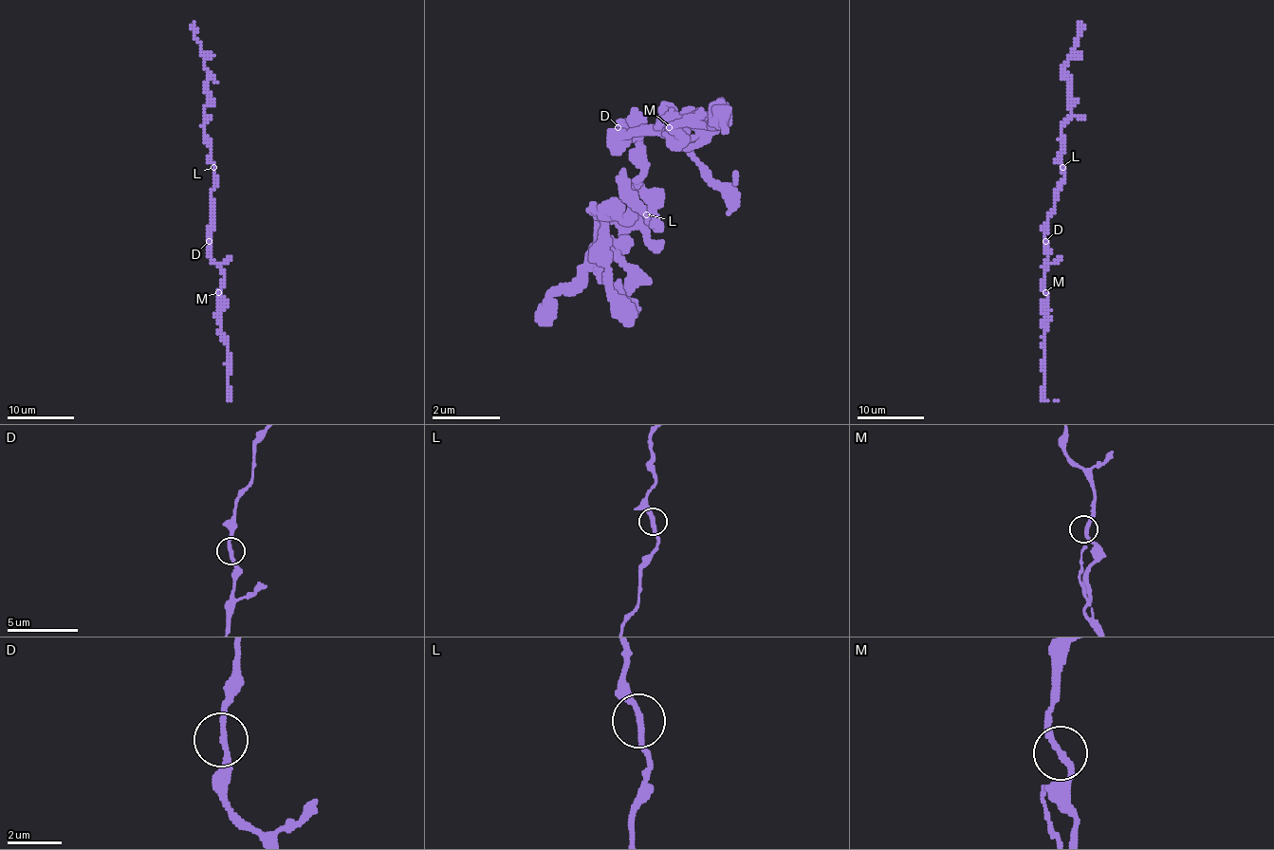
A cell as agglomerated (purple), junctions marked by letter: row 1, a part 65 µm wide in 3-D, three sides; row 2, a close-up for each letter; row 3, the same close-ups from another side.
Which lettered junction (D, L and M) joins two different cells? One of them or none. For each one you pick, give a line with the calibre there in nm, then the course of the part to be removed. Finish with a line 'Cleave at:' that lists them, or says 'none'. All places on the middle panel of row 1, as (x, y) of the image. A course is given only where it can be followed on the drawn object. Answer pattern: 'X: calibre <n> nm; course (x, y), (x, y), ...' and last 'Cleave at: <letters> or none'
Cleave at: none

